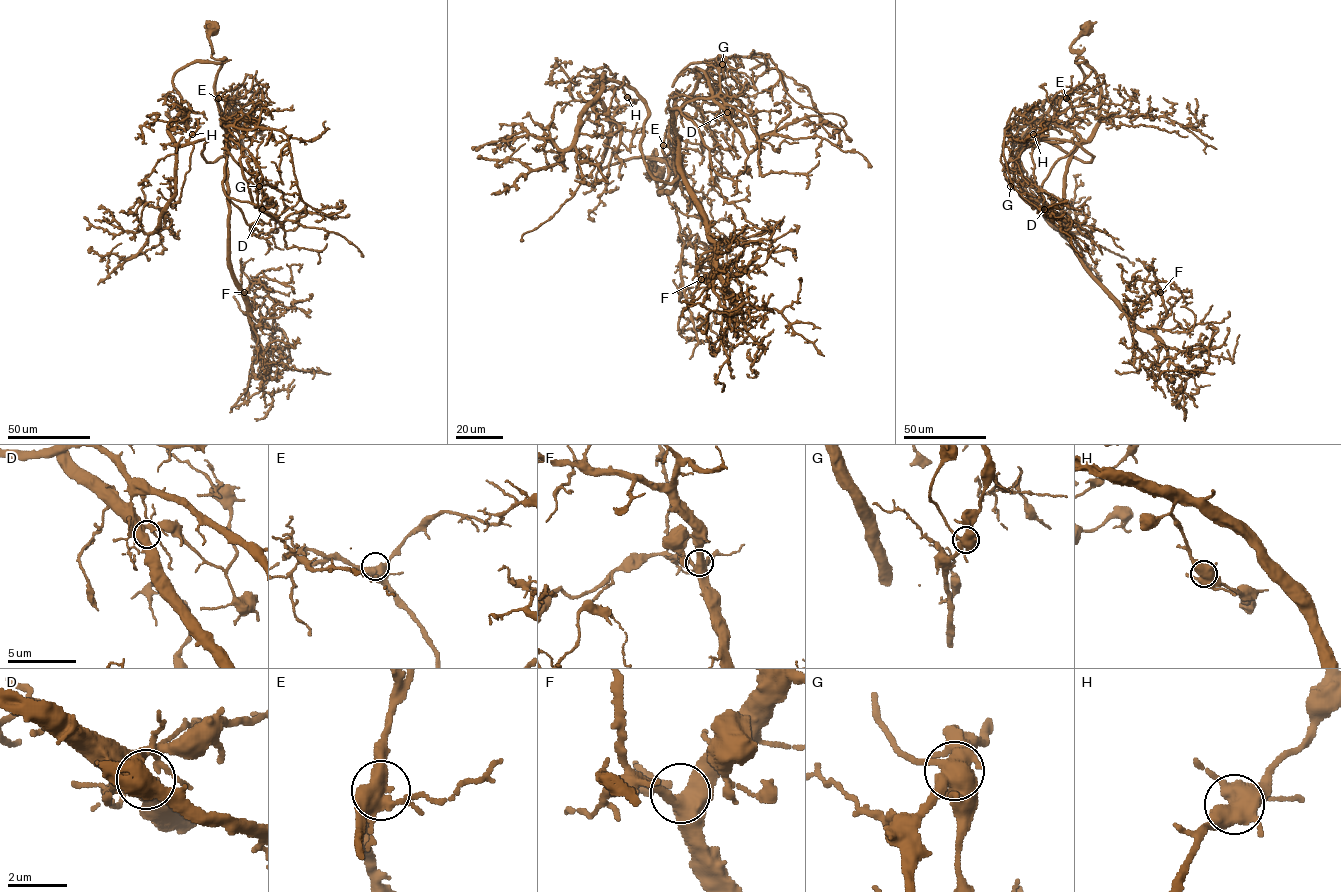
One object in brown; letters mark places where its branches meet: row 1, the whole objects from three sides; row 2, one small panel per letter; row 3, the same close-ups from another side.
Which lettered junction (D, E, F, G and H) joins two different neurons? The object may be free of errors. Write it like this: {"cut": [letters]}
{"cut": []}

